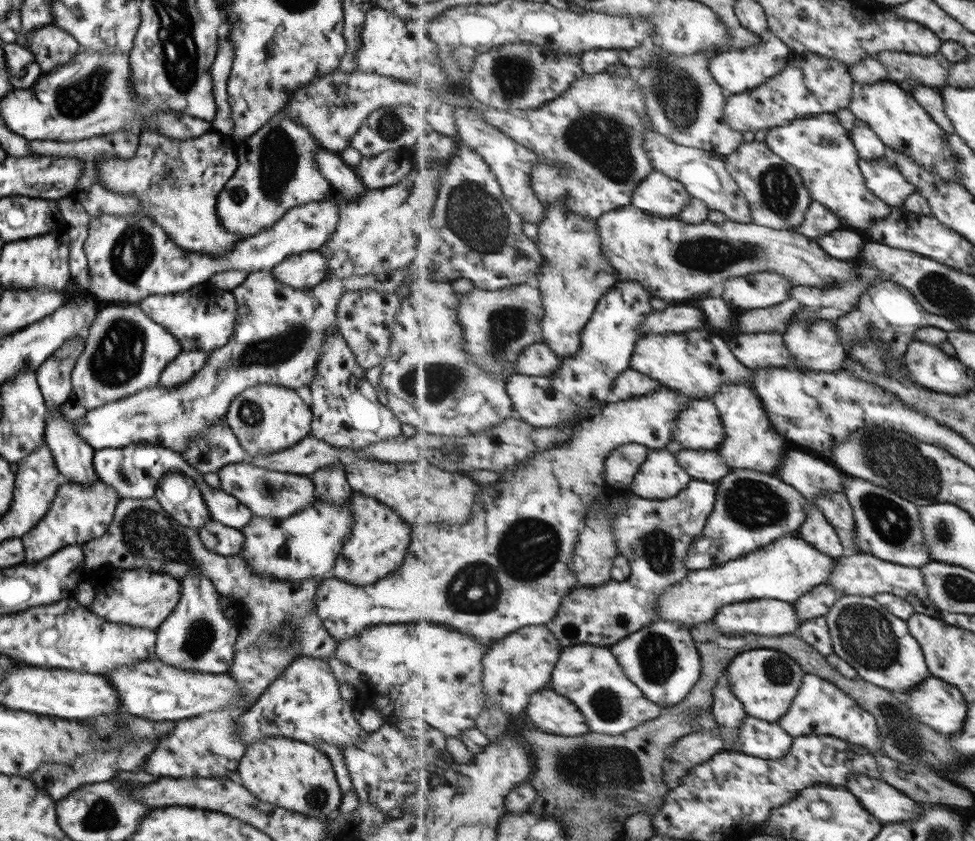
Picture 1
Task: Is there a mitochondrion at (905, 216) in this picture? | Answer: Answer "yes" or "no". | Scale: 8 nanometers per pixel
no

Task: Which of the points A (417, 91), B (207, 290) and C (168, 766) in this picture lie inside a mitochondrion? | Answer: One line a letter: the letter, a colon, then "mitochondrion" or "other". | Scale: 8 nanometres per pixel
A: other
B: other
C: other

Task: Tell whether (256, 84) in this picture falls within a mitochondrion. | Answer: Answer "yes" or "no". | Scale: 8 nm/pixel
no

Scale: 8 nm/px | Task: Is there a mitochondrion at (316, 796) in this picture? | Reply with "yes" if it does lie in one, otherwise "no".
yes

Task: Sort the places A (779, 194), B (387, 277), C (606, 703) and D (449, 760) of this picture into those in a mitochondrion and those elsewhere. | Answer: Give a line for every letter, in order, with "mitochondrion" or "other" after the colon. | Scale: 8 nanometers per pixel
A: mitochondrion
B: other
C: mitochondrion
D: other

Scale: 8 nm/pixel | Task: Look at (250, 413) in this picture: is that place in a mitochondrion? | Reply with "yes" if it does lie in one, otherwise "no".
yes

